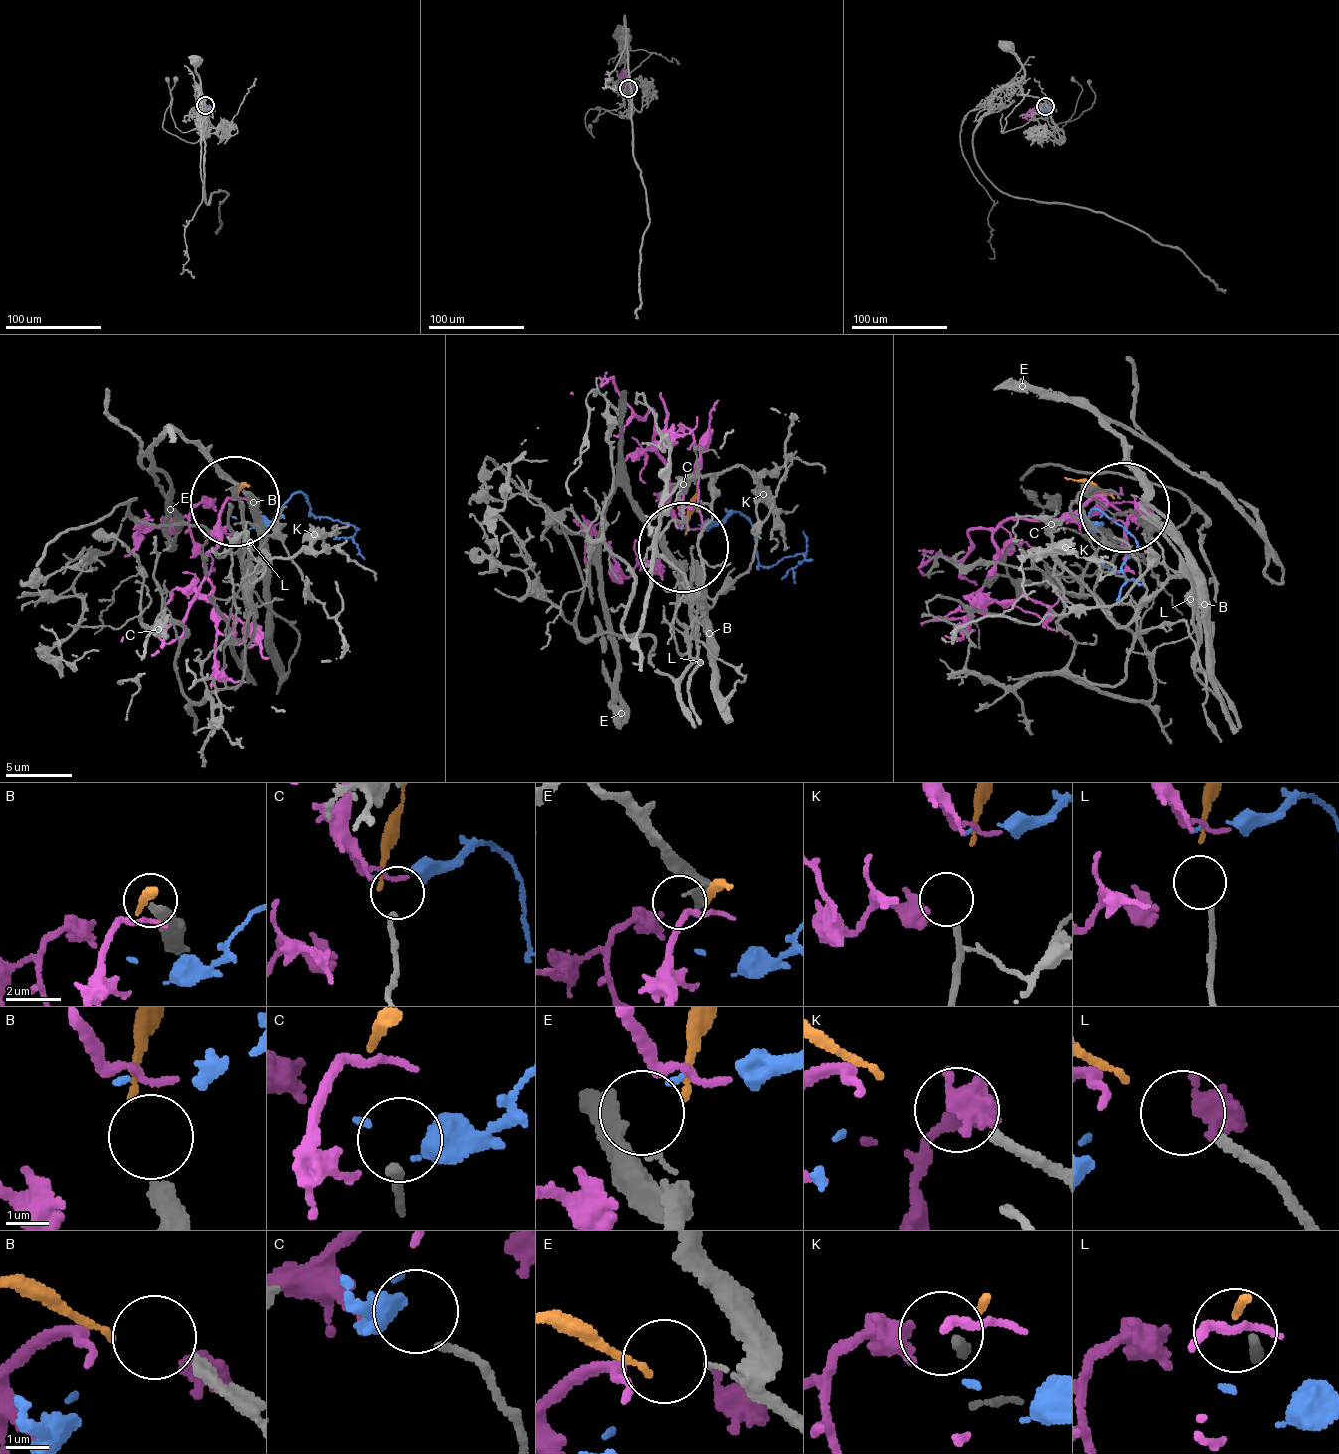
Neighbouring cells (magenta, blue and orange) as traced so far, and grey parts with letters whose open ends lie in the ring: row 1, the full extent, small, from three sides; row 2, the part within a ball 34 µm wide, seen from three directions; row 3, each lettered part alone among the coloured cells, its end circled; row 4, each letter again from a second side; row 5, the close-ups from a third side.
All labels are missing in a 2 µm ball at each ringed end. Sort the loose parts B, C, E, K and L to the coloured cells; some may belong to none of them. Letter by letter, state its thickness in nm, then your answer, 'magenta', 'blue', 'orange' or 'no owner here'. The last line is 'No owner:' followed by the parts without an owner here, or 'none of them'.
B: 320 nm thick; no owner here
C: 180 nm thick; blue
E: 90 nm thick; no owner here
K: 240 nm thick; magenta
L: 200 nm thick; no owner here
No owner: B, E, L

